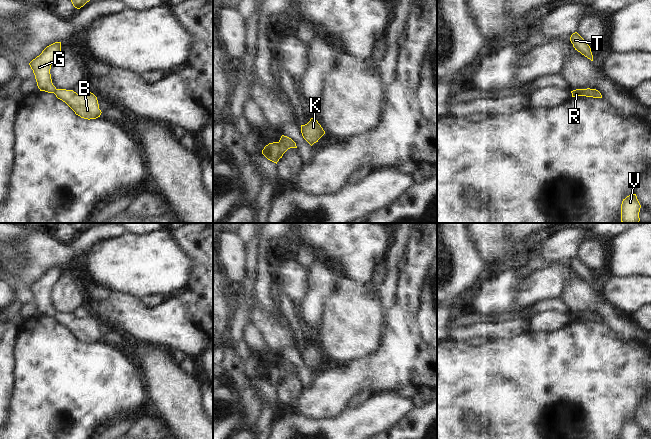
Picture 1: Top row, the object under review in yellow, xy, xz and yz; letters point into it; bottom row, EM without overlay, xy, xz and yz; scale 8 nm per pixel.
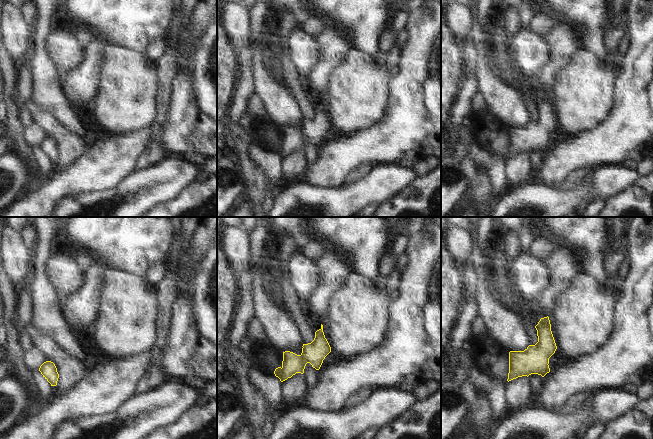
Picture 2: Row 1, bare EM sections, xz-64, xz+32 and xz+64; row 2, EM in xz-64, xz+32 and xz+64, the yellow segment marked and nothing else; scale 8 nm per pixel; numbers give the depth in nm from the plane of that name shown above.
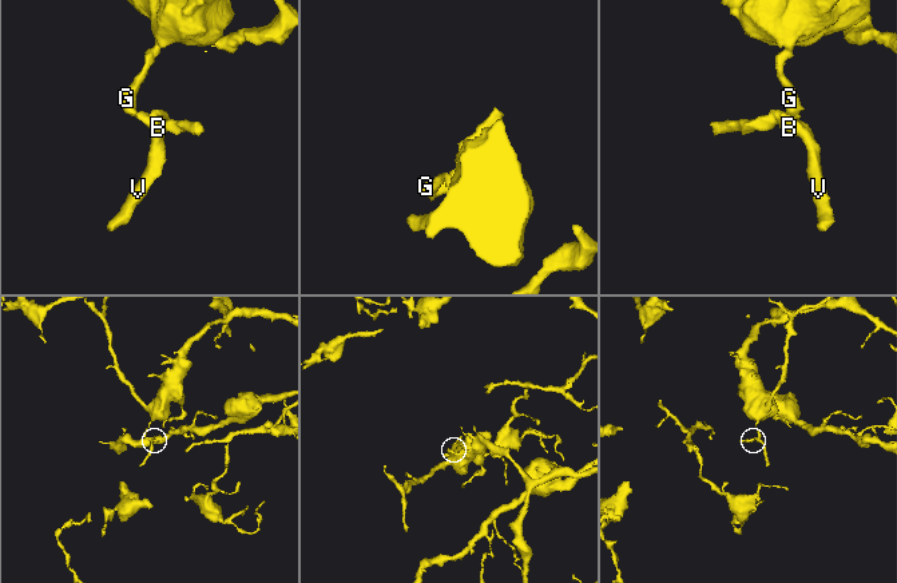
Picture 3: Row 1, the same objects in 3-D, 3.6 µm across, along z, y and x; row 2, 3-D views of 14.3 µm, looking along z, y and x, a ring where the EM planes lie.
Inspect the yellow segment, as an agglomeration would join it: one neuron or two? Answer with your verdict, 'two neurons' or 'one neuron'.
two neurons

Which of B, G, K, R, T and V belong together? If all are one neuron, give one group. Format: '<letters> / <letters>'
B K R V / G T

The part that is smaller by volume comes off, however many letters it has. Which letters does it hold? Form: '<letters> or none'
B, K, R, V

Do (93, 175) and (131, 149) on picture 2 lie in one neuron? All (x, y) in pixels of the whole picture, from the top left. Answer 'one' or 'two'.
one

